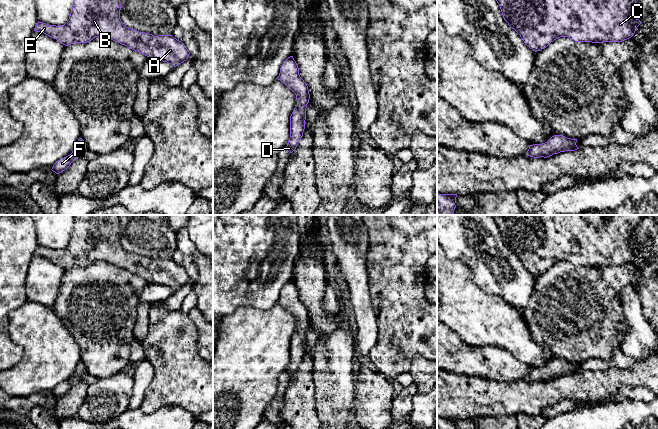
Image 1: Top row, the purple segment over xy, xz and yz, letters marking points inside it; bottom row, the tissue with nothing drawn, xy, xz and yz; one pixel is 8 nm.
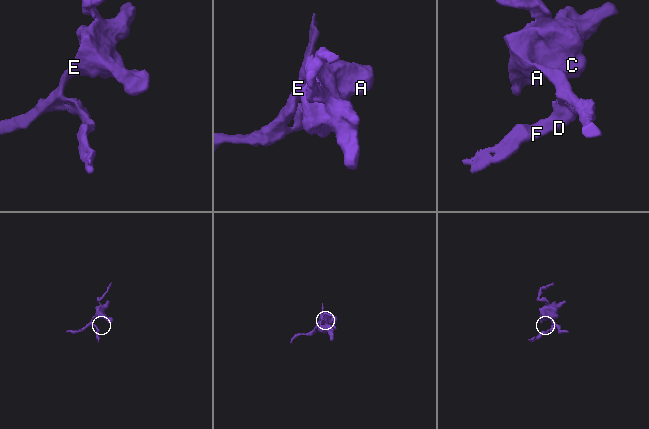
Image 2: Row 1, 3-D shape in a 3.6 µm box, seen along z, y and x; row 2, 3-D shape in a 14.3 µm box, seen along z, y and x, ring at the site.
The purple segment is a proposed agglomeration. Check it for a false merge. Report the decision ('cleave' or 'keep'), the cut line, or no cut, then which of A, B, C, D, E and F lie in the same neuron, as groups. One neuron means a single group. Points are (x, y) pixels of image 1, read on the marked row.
keep; no cut; A B C D E F

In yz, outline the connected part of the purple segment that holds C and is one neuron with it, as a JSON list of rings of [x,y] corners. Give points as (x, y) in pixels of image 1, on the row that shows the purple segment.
[[[496,0],[504,20],[533,51],[541,51],[551,42],[568,37],[575,42],[622,42],[633,36],[641,24],[632,16],[632,8],[638,0]]]

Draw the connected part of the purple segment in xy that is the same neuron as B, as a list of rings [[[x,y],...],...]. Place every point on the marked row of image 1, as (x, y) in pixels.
[[[74,0],[64,25],[38,21],[34,31],[44,33],[65,46],[105,37],[174,67],[188,59],[190,52],[181,41],[172,35],[154,36],[126,27],[120,19],[120,10],[120,0]]]

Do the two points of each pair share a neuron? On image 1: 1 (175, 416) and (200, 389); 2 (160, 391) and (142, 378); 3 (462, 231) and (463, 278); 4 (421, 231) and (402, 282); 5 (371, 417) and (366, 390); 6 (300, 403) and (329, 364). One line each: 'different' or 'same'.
1: different
2: different
3: different
4: same
5: same
6: different

